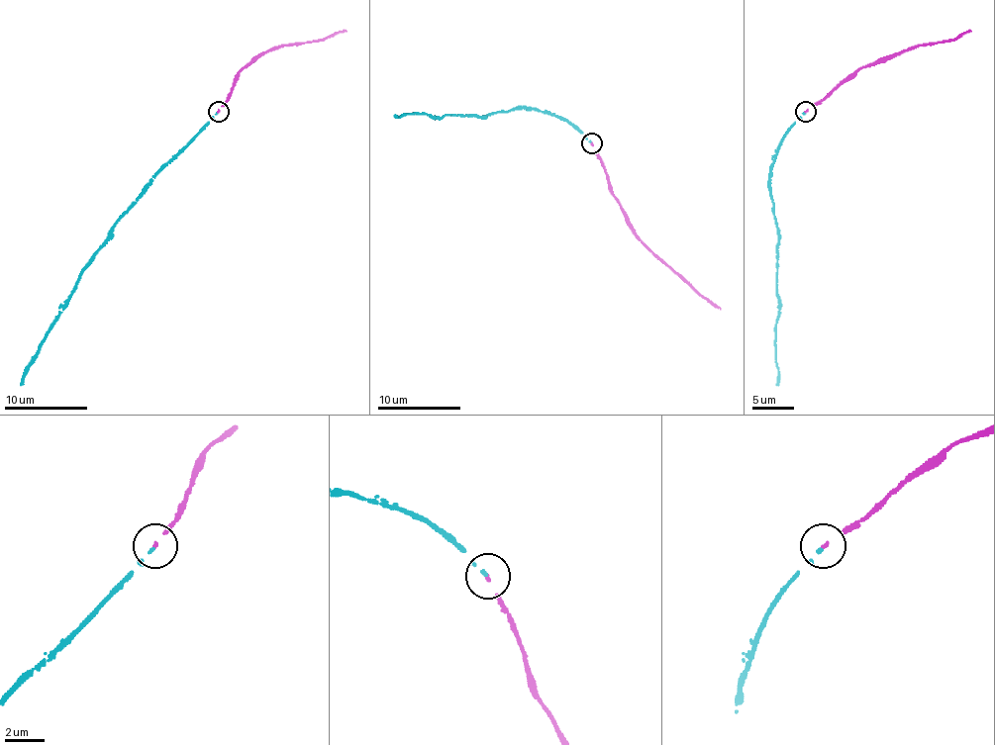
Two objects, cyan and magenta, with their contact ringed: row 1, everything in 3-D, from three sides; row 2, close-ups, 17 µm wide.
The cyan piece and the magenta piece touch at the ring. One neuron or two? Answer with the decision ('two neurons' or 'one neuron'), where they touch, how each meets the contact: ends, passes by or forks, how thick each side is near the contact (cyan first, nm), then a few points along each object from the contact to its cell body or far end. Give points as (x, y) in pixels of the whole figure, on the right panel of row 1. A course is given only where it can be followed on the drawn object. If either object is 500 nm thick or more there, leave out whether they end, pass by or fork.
one neuron; at (805, 111); cyan ends there; magenta ends there; 100 nm thick on the cyan side, 100 nm on the other; cyan runs (806, 112), (783, 139), (770, 170), (770, 191), (778, 238), (776, 384); magenta runs (806, 112), (862, 67), (918, 45), (953, 41), (970, 31)

